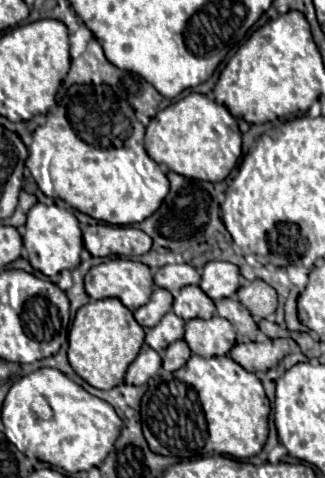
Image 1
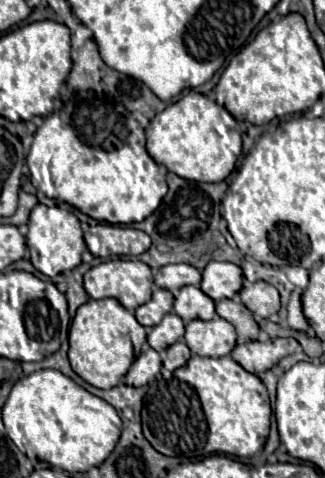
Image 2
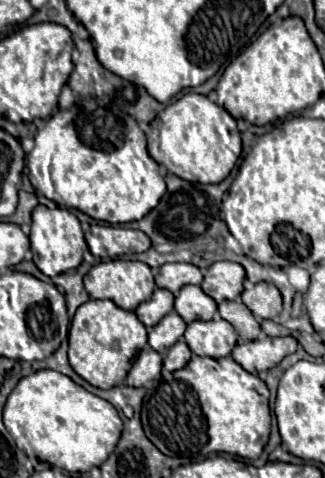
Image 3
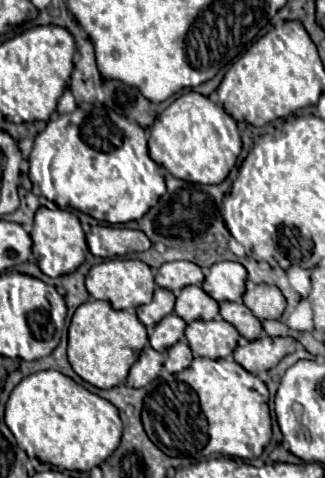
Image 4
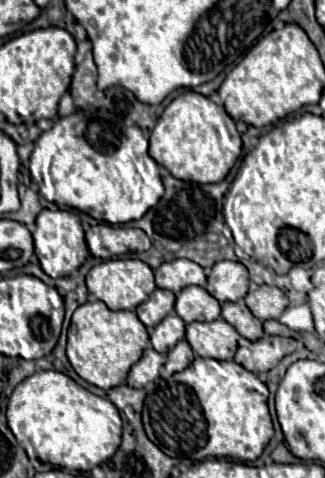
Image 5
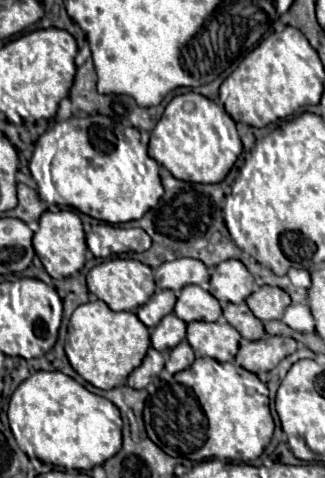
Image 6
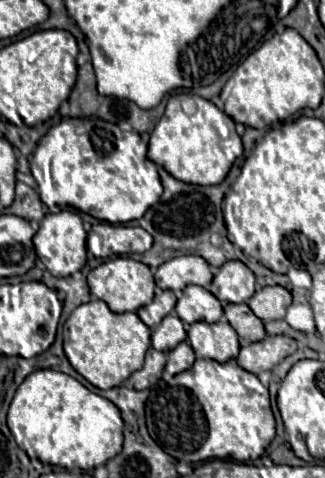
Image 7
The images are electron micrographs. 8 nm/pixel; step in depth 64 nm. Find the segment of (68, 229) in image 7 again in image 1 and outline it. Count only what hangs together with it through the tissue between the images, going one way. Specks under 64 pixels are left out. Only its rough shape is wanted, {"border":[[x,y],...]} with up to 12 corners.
{"border":[[30,208],[24,246],[34,270],[56,276],[80,264],[76,216]]}

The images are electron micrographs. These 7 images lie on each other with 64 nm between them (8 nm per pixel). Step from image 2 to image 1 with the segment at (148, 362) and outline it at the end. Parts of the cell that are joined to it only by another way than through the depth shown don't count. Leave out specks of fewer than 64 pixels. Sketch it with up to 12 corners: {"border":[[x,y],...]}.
{"border":[[142,346],[126,382],[146,384],[162,366],[158,352]]}

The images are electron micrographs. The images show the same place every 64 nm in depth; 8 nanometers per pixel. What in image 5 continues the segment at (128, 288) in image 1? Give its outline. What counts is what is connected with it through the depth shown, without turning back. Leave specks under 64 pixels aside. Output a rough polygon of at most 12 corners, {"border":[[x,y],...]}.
{"border":[[112,258],[86,276],[110,310],[134,310],[154,292],[136,258]]}

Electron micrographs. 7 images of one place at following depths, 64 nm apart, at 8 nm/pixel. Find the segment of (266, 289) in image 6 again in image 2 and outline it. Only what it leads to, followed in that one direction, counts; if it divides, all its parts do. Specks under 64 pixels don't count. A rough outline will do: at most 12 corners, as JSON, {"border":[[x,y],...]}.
{"border":[[268,282],[242,288],[252,314],[270,318],[280,310],[280,294]]}

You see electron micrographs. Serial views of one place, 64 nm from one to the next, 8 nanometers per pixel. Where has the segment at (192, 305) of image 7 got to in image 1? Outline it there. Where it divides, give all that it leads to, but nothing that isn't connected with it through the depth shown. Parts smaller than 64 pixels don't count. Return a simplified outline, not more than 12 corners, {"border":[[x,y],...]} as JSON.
{"border":[[198,286],[182,288],[172,310],[186,322],[212,318],[214,302]]}

